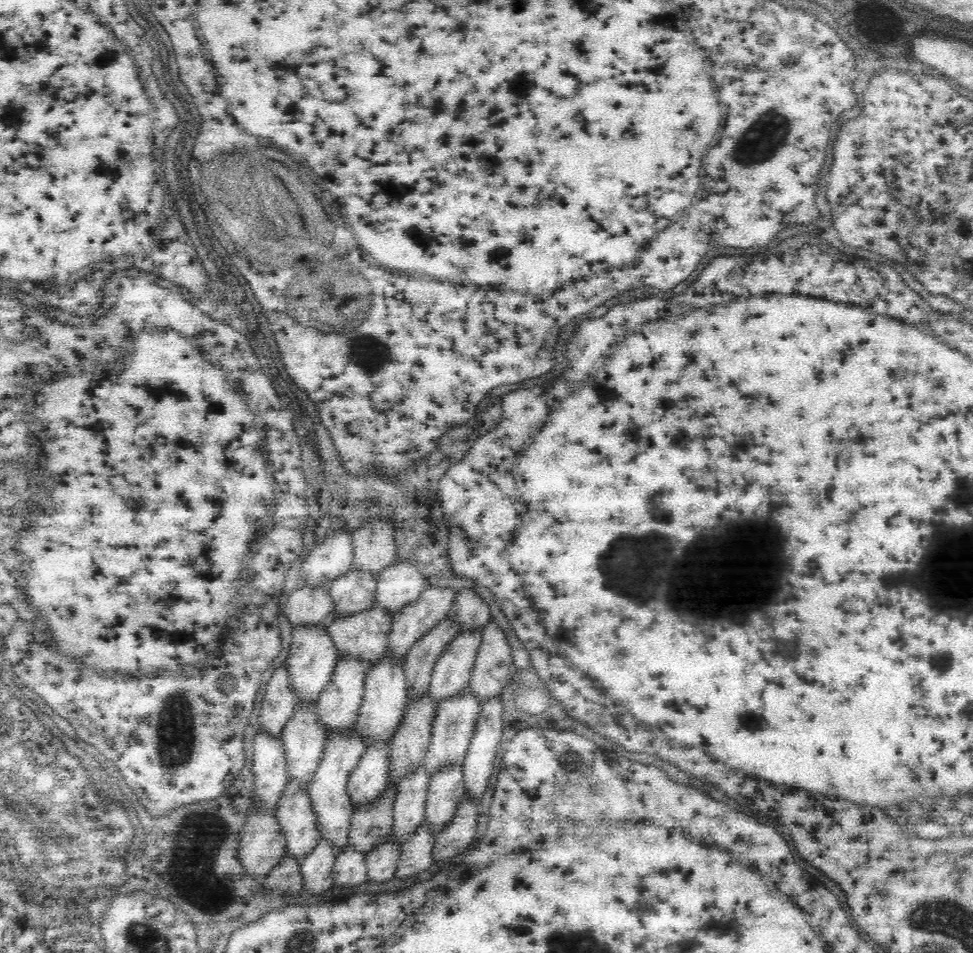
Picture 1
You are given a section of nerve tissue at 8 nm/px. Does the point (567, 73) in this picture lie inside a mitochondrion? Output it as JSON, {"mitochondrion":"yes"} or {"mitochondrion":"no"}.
{"mitochondrion":"no"}

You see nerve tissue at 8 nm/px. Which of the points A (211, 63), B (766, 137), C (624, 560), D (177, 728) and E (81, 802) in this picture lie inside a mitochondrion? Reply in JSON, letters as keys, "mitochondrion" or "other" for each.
{"A":"other","B":"mitochondrion","C":"mitochondrion","D":"mitochondrion","E":"mitochondrion"}

